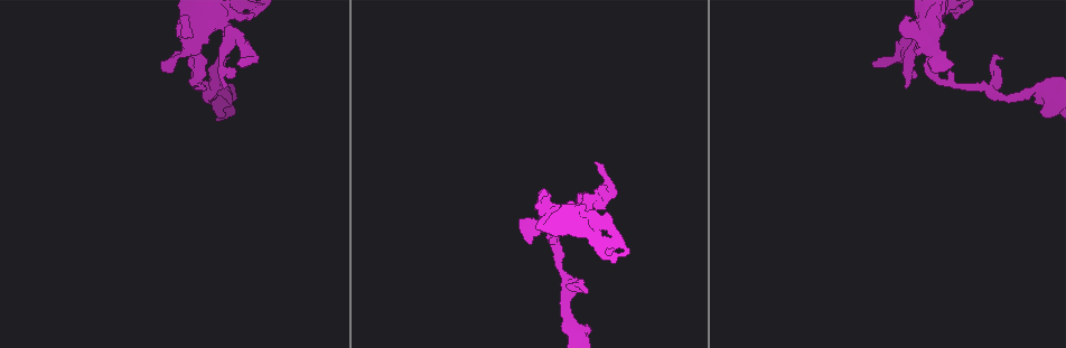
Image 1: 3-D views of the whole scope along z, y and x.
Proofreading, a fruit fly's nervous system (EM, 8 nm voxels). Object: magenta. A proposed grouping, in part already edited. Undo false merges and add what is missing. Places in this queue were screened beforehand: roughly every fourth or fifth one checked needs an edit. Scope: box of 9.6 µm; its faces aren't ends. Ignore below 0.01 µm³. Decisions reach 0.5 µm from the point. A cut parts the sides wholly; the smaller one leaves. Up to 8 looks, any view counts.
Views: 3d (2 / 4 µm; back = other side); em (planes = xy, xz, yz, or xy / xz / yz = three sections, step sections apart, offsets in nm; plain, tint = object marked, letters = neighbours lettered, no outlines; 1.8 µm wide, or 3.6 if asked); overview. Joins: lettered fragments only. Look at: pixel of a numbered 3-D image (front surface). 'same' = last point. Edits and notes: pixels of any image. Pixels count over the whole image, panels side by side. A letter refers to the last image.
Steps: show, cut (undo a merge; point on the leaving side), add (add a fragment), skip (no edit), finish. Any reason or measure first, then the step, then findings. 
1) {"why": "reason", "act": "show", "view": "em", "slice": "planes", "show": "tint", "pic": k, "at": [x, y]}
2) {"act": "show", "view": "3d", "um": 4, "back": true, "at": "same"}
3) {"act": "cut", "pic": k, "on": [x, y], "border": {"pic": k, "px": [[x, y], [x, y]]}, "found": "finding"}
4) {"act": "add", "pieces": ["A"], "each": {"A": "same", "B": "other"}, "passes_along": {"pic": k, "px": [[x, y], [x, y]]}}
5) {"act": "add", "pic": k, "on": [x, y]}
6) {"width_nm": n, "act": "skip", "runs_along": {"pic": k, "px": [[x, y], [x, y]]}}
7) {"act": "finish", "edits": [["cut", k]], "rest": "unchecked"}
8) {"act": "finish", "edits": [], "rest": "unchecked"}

{"act": "show", "view": "3d", "um": 2, "pic": 1, "at": [991, 91]}

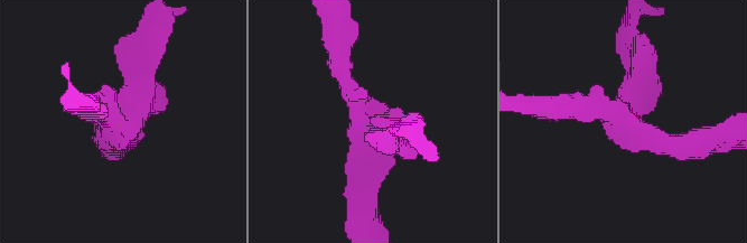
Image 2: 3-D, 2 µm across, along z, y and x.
{"act": "show", "view": "em", "slice": "planes", "show": "letters", "pic": 2, "at": [369, 120]}

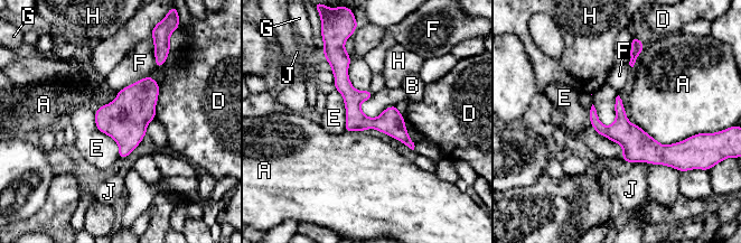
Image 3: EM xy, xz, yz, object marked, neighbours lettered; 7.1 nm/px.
{"arms": 3, "act": "skip", "each": {"A": "other", "B": "other", "D": "other", "E": "other", "F": "other", "G": "other", "H": "other", "J": "other"}, "runs_along": {"pic": 3, "px": [[344, 56], [353, 109], [411, 145]]}, "found": "continuous, no second neuron"}

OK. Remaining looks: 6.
{"why": "an open end", "act": "show", "view": "em", "slice": "planes", "show": "plain", "pic": 1, "at": [225, 83]}

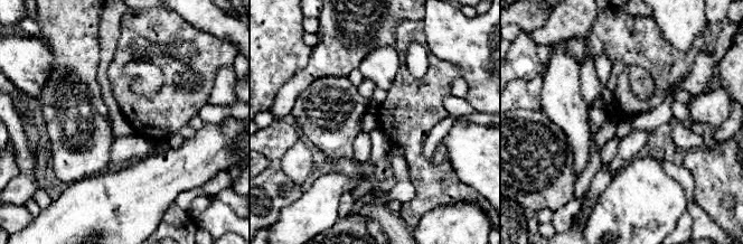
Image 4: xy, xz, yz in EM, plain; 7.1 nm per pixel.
{"why": "see the neighbours", "act": "show", "view": "em", "slice": "planes", "show": "letters", "at": "same"}

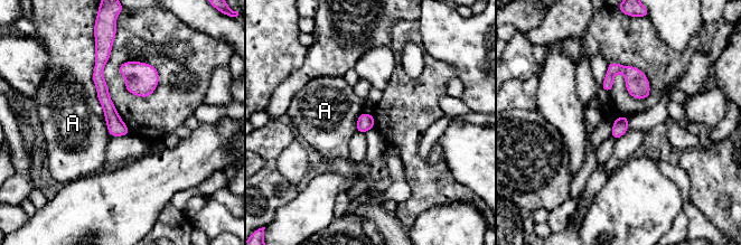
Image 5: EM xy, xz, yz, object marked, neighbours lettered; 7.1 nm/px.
{"act": "skip", "each": {"A": "other"}, "border": {"pic": 5, "px": [[94, 48], [92, 81], [110, 135]]}, "found": "none of them fits"}

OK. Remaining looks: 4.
{"act": "show", "view": "em", "slice": "planes", "show": "letters", "pic": 1, "at": [540, 200]}

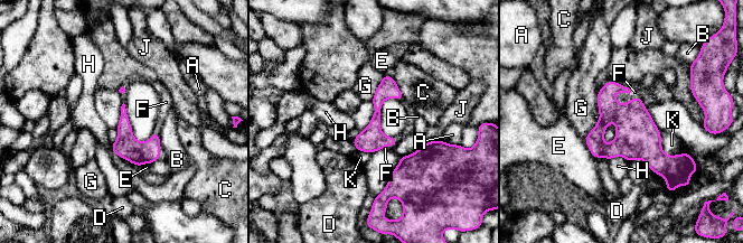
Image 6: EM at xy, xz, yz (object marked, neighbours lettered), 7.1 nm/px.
{"act": "add", "pieces": ["F"], "each": {"A": "other", "B": "other", "C": "other", "D": "other", "E": "other", "F": "same", "G": "other", "H": "other", "J": "other", "K": "other"}, "passes_along": {"pic": 6, "px": [[633, 123], [621, 92], [635, 92]]}, "found": "it goes on there"}

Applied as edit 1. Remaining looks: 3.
{"act": "finish", "edits": [["add", 6]], "rest": "unchecked"}

